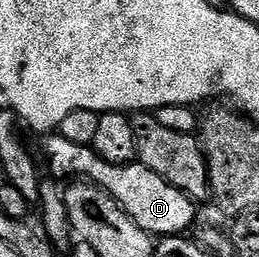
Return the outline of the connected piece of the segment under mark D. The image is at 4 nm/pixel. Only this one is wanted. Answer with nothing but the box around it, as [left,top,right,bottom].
[41,135,196,239]

